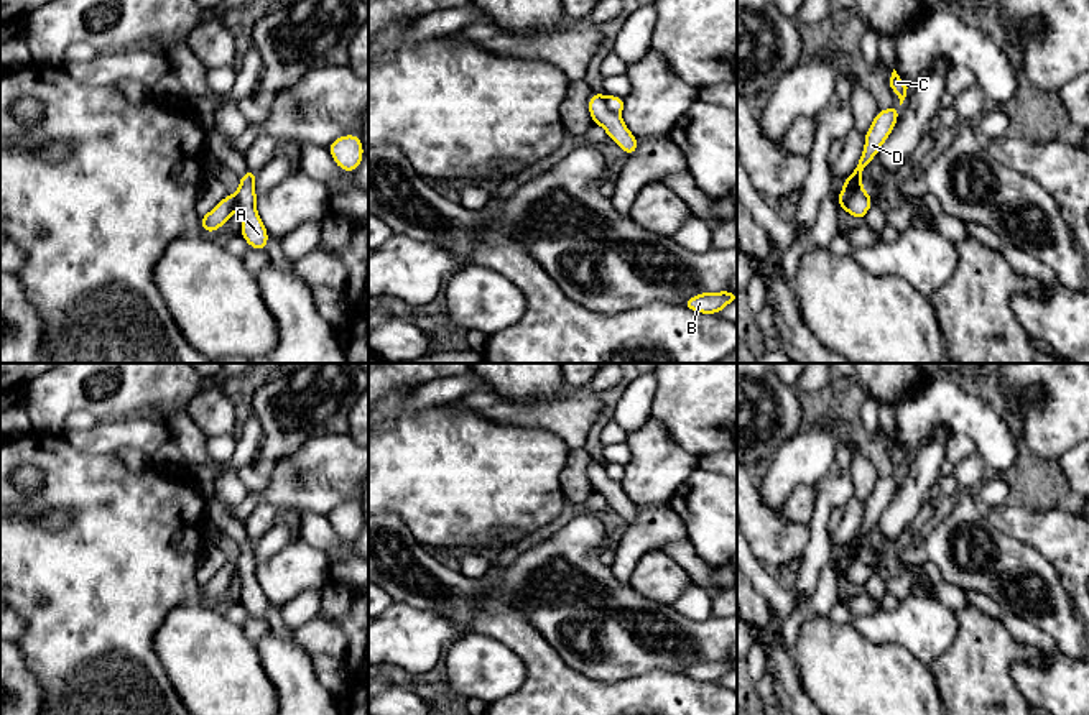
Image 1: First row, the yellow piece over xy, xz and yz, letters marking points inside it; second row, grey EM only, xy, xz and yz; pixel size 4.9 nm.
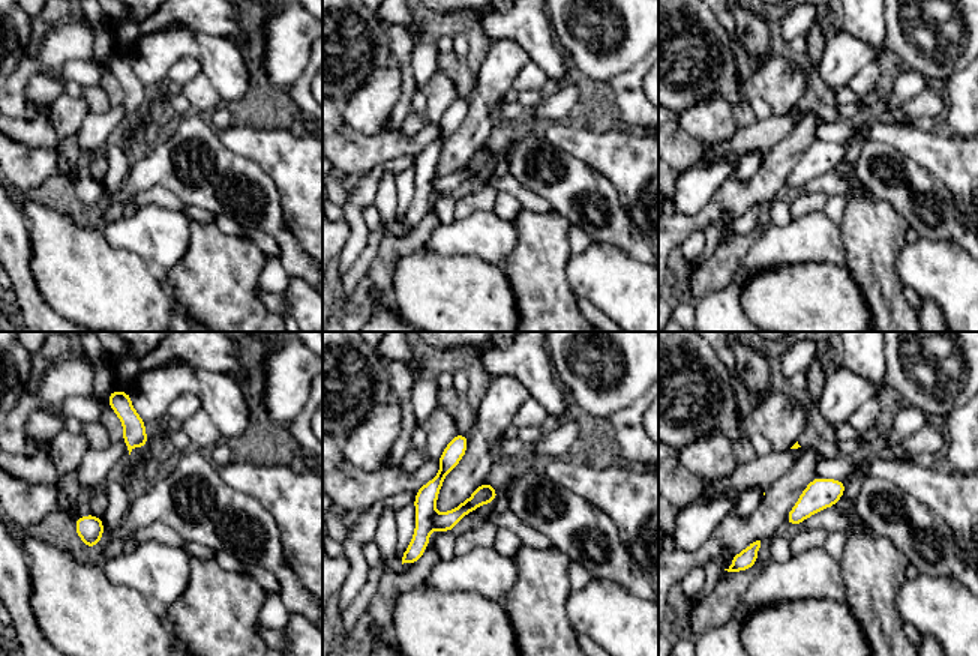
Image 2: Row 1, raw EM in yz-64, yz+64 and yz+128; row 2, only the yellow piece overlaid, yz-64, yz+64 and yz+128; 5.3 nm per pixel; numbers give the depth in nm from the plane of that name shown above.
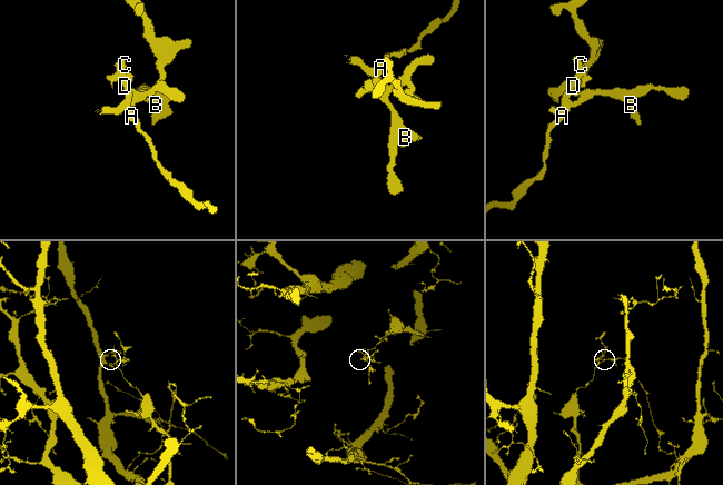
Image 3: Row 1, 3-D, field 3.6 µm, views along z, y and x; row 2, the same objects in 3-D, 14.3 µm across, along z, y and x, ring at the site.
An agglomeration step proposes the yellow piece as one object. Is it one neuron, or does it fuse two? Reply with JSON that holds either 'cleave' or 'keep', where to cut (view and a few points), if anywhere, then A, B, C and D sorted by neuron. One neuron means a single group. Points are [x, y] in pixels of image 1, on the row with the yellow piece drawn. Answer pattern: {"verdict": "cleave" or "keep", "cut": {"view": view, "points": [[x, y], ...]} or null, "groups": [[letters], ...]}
{"verdict": "cleave", "cut": {"view": "xz", "points": [[604, 96], [606, 106], [619, 115]]}, "groups": [["A", "C", "D"], ["B"]]}

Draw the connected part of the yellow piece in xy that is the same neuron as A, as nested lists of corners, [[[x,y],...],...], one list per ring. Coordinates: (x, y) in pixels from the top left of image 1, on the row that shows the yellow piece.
[[[250,168],[240,176],[237,197],[237,207],[242,215],[240,235],[248,247],[266,251],[266,242],[270,238],[258,212],[257,212],[257,192],[255,192],[257,171]]]

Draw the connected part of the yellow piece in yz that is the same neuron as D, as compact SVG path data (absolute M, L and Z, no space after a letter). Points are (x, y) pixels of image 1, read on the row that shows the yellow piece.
M900 105L887 110L877 110L875 120L865 131L865 145L862 156L859 158L854 173L846 178L842 191L837 194L839 207L844 207L846 201L859 189L862 189L860 174L869 166L869 163L877 156L880 146L893 131L898 115Z

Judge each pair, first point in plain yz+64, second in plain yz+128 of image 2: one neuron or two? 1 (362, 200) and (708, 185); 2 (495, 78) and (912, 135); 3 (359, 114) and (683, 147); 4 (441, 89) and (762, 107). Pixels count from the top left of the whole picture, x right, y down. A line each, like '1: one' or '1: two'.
1: one
2: two
3: two
4: two

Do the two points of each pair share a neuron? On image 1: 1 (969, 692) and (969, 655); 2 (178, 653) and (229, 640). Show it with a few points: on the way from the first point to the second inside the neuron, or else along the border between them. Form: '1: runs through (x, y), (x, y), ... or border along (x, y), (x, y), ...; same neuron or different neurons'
1: runs through (969, 682), (969, 664); same neuron
2: runs through (191, 646), (216, 646); same neuron

